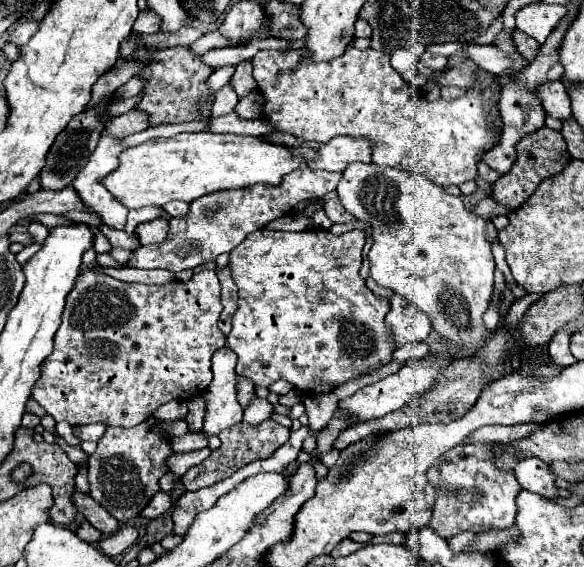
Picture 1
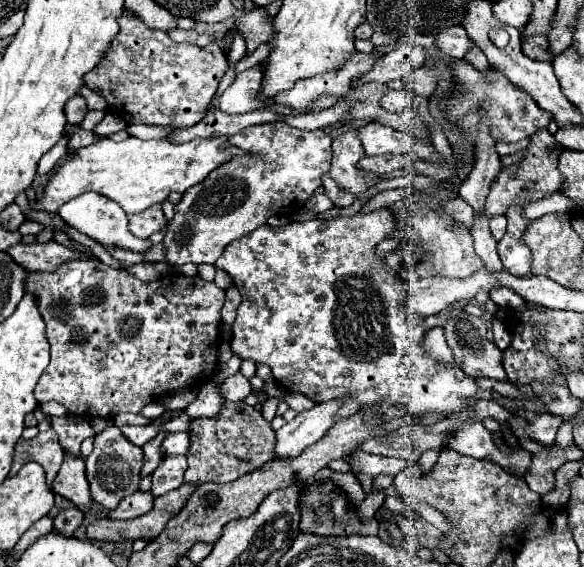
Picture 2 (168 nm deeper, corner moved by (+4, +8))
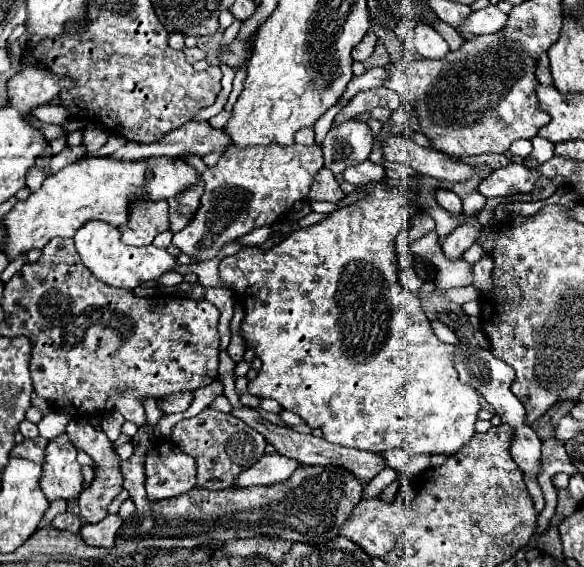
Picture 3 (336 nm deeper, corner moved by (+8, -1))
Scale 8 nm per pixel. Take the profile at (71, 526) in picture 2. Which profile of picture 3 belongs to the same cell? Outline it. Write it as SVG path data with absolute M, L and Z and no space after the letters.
M68 511L62 513L62 515L56 515L54 521L52 521L52 525L58 527L60 531L70 531L70 533L78 533L80 527L82 527L80 519L74 513L68 513Z

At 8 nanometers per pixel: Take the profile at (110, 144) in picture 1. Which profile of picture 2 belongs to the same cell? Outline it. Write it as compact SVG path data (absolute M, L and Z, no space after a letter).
M82 192L80 196L68 200L66 204L60 206L60 216L76 230L80 230L82 234L98 240L100 244L108 244L108 246L120 246L120 248L128 248L132 252L144 252L150 248L150 242L140 240L136 236L132 236L128 232L128 216L122 212L120 204L116 204L114 200L108 200L106 196L100 196L96 192Z

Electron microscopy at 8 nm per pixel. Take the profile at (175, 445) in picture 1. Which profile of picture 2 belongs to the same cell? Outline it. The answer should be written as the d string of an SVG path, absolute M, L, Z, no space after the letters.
M160 431L152 440L147 442L142 447L144 450L144 464L141 470L142 478L152 474L159 462L162 460L162 455L159 455L159 450L164 438L167 435L167 431Z

